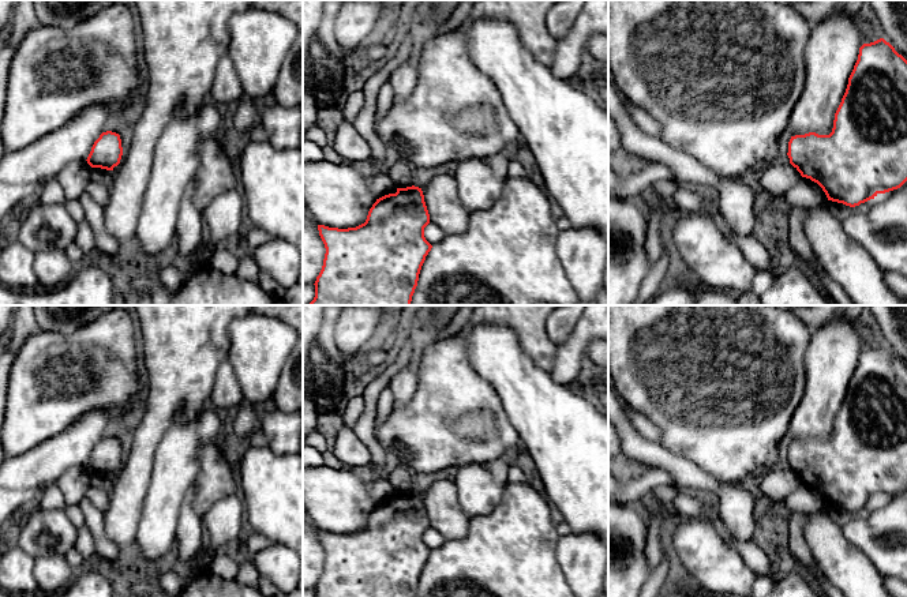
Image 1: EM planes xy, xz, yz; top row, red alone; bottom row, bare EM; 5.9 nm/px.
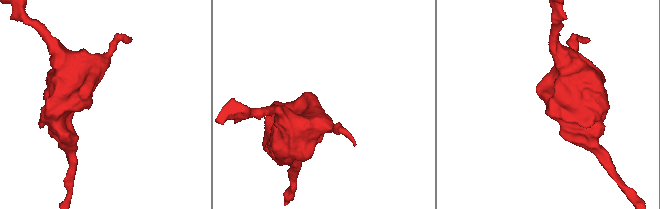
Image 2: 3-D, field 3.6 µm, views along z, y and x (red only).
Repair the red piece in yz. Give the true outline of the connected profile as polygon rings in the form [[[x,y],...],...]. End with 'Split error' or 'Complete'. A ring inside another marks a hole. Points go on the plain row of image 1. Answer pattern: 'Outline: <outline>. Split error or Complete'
Outline: [[[884,343],[863,349],[832,438],[791,442],[787,461],[802,483],[822,493],[828,506],[850,512],[900,493],[907,487],[907,365]]]. Complete

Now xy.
Outline: [[[106,436],[94,447],[86,466],[91,473],[113,476],[113,473],[120,469],[121,461],[123,453],[120,440]]]. Complete

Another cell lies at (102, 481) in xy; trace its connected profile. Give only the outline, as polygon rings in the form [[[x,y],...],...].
[[[91,473],[90,484],[110,493],[113,487],[113,477],[101,473]]]

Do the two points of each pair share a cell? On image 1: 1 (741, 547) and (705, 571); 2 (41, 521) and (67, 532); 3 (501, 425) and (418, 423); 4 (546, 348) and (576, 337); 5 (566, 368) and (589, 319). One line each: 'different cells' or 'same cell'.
1: different cells
2: same cell
3: same cell
4: different cells
5: same cell

